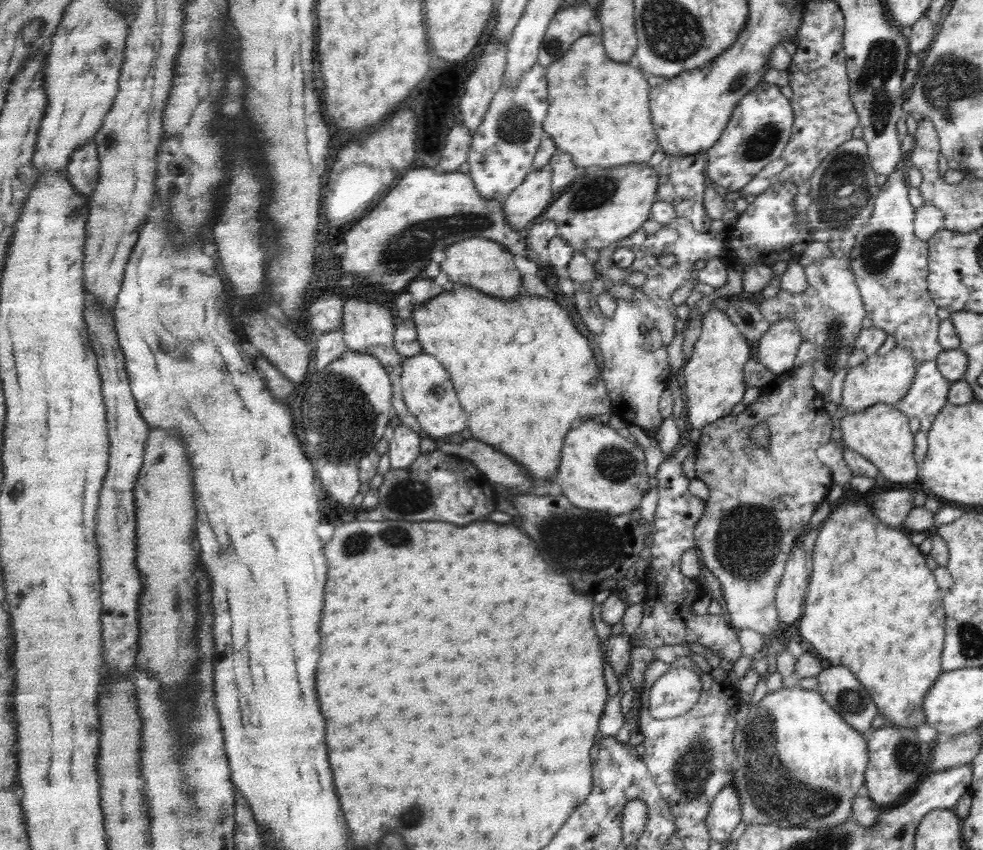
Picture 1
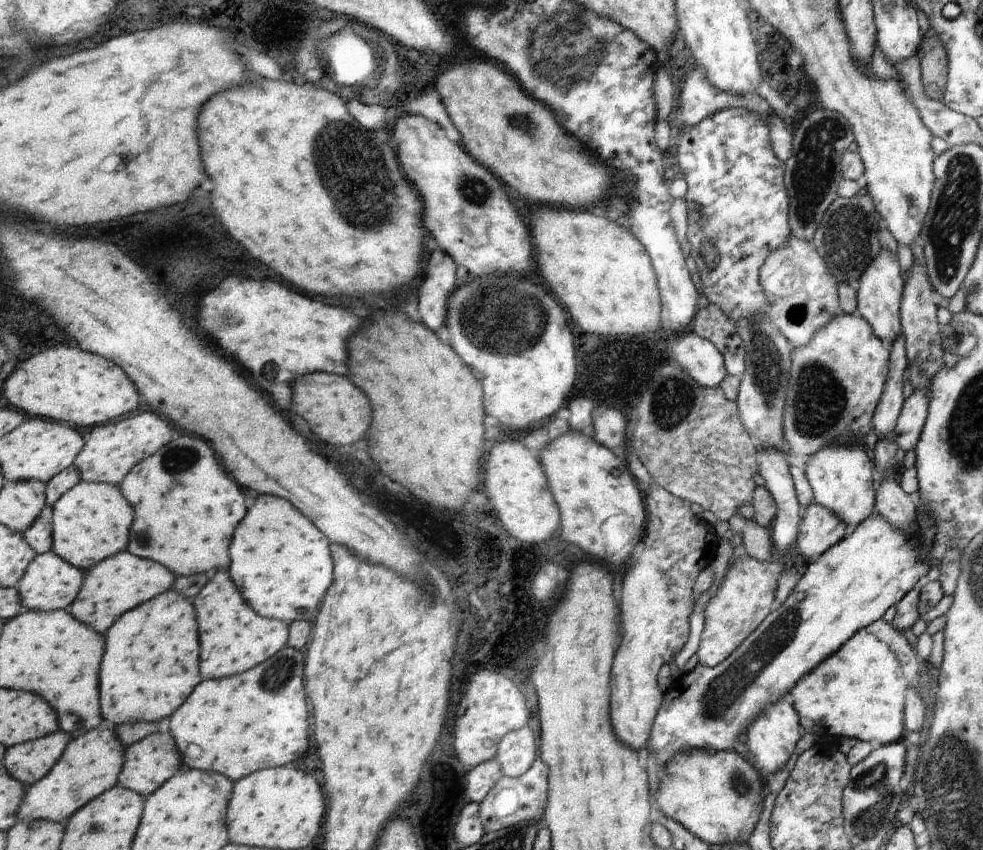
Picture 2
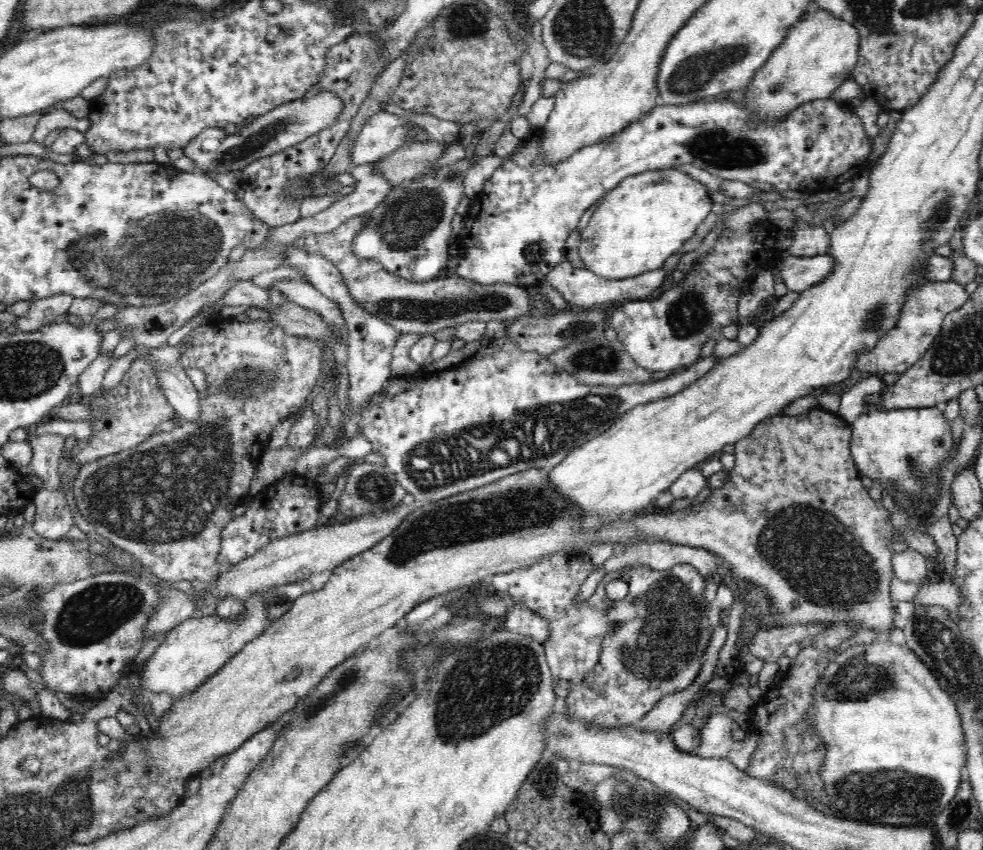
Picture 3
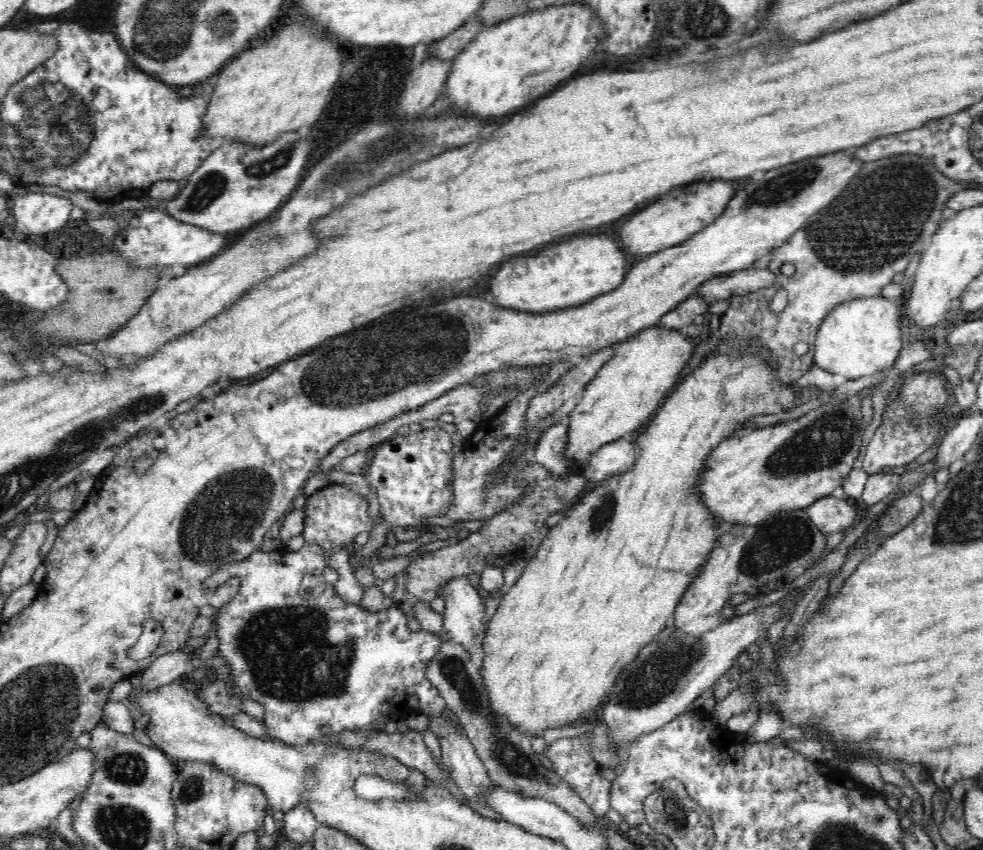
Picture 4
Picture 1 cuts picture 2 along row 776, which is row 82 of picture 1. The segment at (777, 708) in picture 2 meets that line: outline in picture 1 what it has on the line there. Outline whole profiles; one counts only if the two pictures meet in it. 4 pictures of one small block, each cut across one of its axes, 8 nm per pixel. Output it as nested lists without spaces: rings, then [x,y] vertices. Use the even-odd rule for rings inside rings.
[[[762,80],[738,104],[730,128],[722,132],[722,140],[714,148],[704,152],[706,160],[705,177],[711,183],[723,186],[730,192],[740,192],[751,183],[757,175],[782,156],[790,136],[792,136],[793,110],[788,98],[780,91],[778,85]]]

